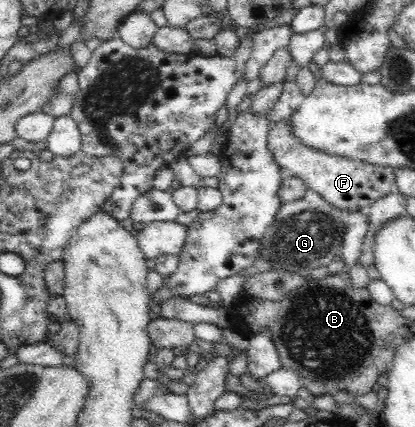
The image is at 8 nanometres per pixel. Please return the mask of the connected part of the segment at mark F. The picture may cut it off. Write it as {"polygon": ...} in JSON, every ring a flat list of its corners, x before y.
{"polygon":[[288,120,272,122,269,128,268,148,271,149,272,159,280,165,285,175,302,179,307,188,321,194,330,204,344,208,346,213,367,207,380,196,386,196,392,190,397,189,396,176,391,167,372,165,310,148,304,145,298,137,294,137,291,122]]}

